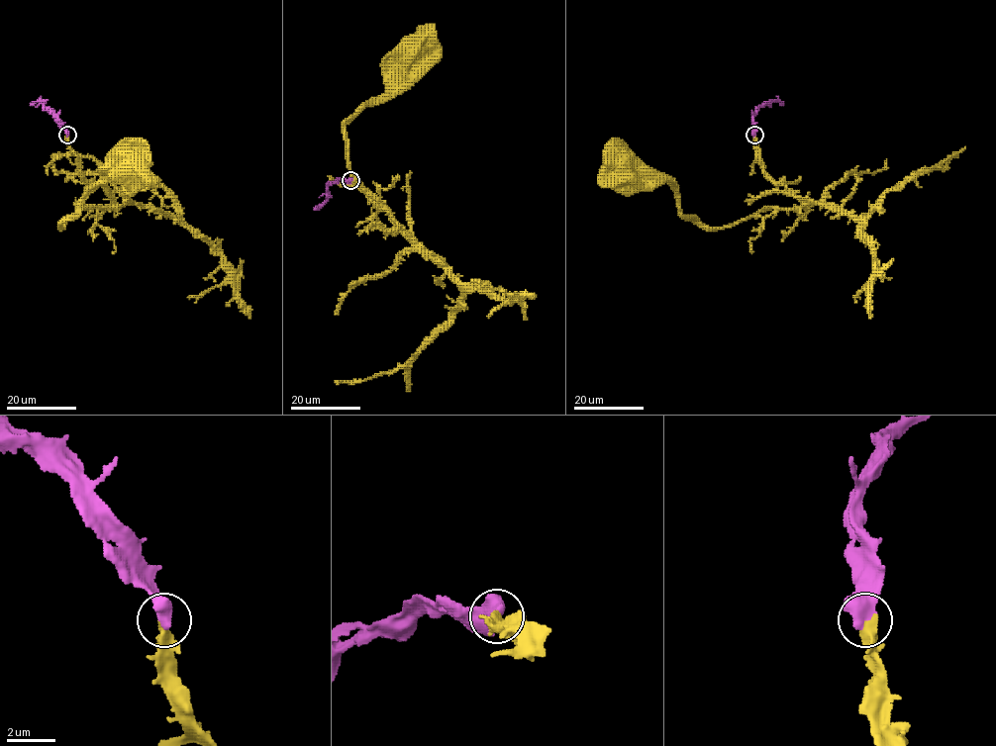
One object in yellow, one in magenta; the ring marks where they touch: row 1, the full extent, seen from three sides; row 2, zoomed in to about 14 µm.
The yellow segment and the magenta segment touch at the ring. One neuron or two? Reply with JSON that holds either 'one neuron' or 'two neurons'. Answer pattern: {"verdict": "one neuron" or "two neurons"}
{"verdict": "one neuron"}

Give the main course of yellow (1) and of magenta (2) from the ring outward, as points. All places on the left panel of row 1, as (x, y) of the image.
1: (67, 134), (78, 171), (107, 192), (114, 208), (82, 209), (62, 228), (107, 178), (134, 181), (133, 171)
2: (67, 134), (42, 101), (30, 104)

